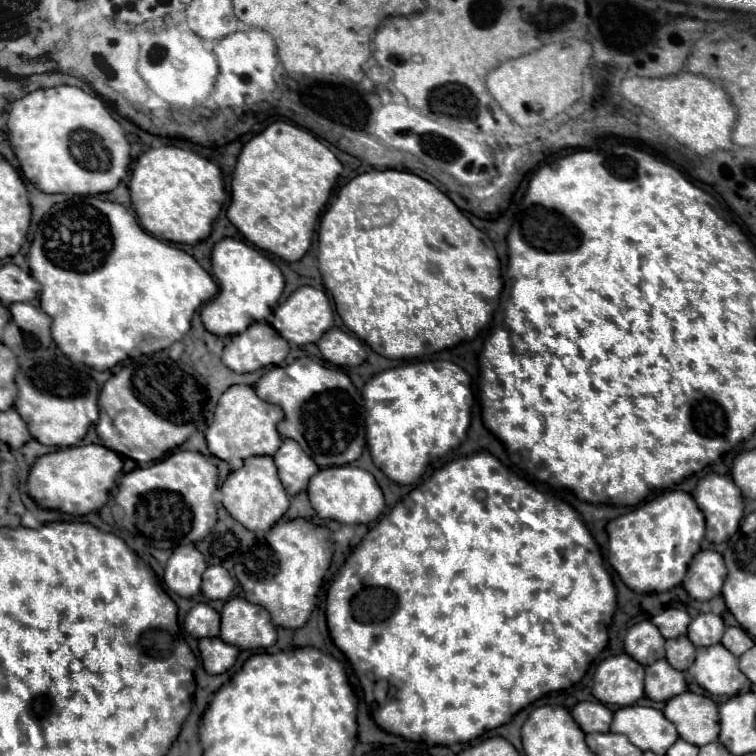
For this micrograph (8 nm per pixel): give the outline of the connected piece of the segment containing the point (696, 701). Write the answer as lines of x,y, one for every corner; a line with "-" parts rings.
680,693
666,703
664,715
676,725
678,735
692,745
702,747
718,739
718,707
706,695

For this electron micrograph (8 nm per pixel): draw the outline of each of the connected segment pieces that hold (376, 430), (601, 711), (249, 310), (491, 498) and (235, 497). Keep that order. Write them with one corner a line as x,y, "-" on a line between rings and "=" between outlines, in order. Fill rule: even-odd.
414,361
386,369
364,385
362,397
372,461
388,479
402,485
416,483
432,459
464,441
474,399
468,373
452,361
=
582,701
572,709
574,721
584,729
584,733
608,733
612,723
612,711
602,703
=
224,237
214,245
212,271
220,283
220,291
204,305
200,317
204,327
218,337
242,333
252,321
264,321
272,315
284,291
284,275
278,265
264,251
234,237
=
488,451
460,457
438,469
428,481
412,489
406,499
396,503
390,513
382,517
364,537
368,537
368,541
362,541
354,549
328,589
326,619
336,647
348,657
356,677
362,683
366,701
374,711
374,721
386,733
430,745
472,741
484,731
510,723
520,709
528,707
540,697
576,685
608,643
608,625
616,611
616,589
608,571
604,569
602,555
598,555
600,549
586,529
582,517
570,503
538,491
532,483
504,467
-
378,681
388,681
388,685
396,689
396,693
388,697
388,705
378,705
374,699
374,687
=
248,457
242,469
232,471
228,475
220,491
222,491
222,505
226,507
226,511
246,529
256,533
268,531
288,511
288,493
284,485
280,485
272,457

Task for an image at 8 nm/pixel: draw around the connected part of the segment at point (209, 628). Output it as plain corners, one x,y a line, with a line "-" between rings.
198,603
188,611
184,629
196,639
216,637
220,633
220,615
208,603

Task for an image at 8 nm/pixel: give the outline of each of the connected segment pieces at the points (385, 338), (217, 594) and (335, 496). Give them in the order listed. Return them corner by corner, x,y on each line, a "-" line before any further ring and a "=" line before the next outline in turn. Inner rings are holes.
390,169
388,171
370,171
370,173
364,173
364,175
358,175
350,183
346,183
340,189
336,201
326,209
326,213
320,219
318,251
320,251
318,253
318,269
322,273
326,289
334,297
336,311
342,317
344,325
356,337
360,337
366,345
370,345
378,355
384,355
388,359
413,360
416,357
422,357
422,355
430,355
430,353
438,353
442,349
454,347
462,341
470,341
470,339
476,337
476,333
480,329
489,325
494,307
498,307
498,297
500,297
502,285
500,285
500,263
498,263
498,255
492,241
486,234
476,229
442,191
438,191
426,179
412,175
412,173
406,173
406,171
390,171
-
366,201
380,201
380,203
374,207
372,203
368,205
=
210,565
204,571
202,593
208,599
222,599
222,601
226,601
230,597
232,589
234,589
234,581
232,581
230,573
222,565
=
342,465
342,467
324,467
312,477
308,485
310,503
316,509
316,513
322,519
334,519
340,523
356,525
356,523
370,523
384,511
384,495
378,487
372,473
354,467
354,465

